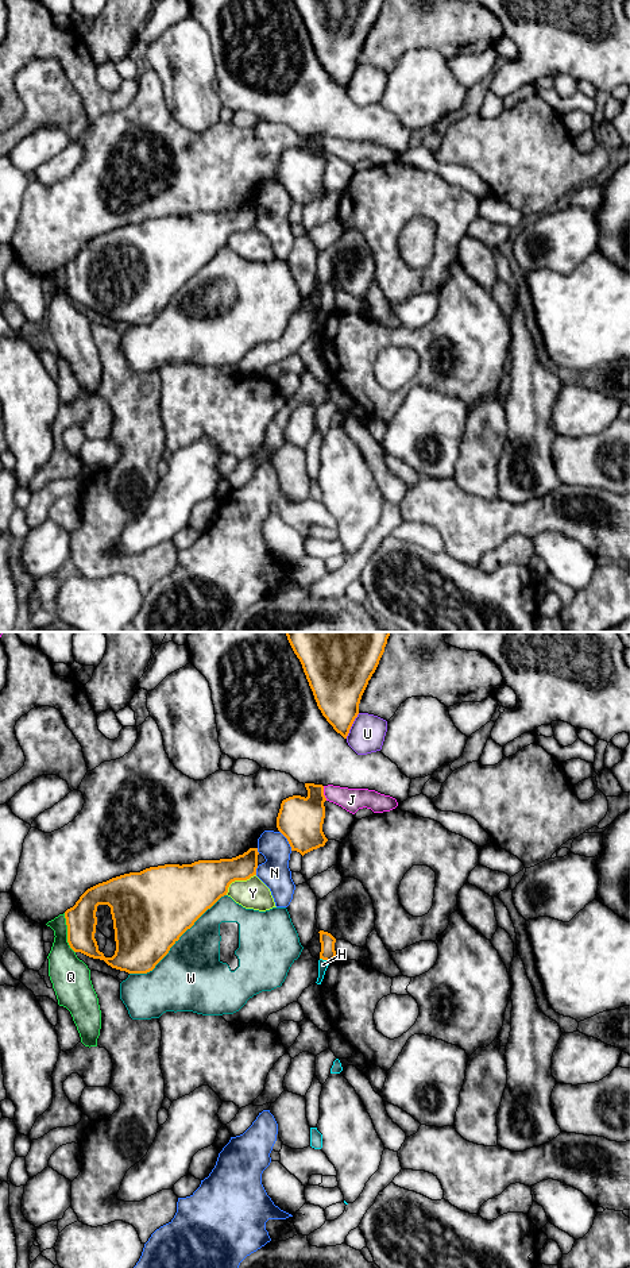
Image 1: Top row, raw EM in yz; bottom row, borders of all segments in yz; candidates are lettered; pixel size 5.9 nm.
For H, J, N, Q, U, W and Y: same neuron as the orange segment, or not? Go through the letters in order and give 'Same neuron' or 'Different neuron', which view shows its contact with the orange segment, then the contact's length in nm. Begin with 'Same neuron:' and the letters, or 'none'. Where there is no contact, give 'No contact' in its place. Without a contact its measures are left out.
Same neuron: none
H: Different neuron. Touches orange in yz. Shared border 60 nm
J: Different neuron. Touches orange in yz. Shared border 90 nm
N: Different neuron. Touches orange in yz. Shared border 140 nm
Q: Different neuron. Touches orange in yz. Shared border 240 nm
U: Different neuron. Touches orange in yz. Shared border 170 nm
W: Different neuron. Touches orange in yz. Shared border 750 nm
Y: Different neuron. Touches orange in yz. Shared border 220 nm

